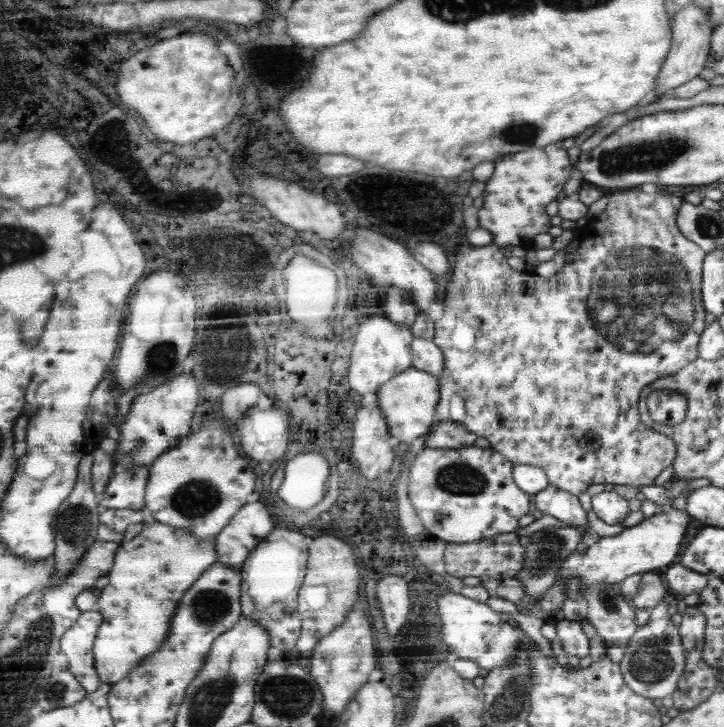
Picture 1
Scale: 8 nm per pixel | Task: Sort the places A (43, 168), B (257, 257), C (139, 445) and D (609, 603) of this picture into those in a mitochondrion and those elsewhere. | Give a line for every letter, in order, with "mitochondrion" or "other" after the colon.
A: other
B: other
C: mitochondrion
D: mitochondrion

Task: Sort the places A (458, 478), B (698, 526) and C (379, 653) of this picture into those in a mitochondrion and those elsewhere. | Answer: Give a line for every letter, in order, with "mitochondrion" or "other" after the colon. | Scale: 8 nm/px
A: mitochondrion
B: other
C: other

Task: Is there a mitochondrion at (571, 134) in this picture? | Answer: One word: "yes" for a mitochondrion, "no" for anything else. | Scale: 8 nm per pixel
no

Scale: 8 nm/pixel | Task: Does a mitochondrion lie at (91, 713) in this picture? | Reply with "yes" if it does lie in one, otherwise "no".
no

